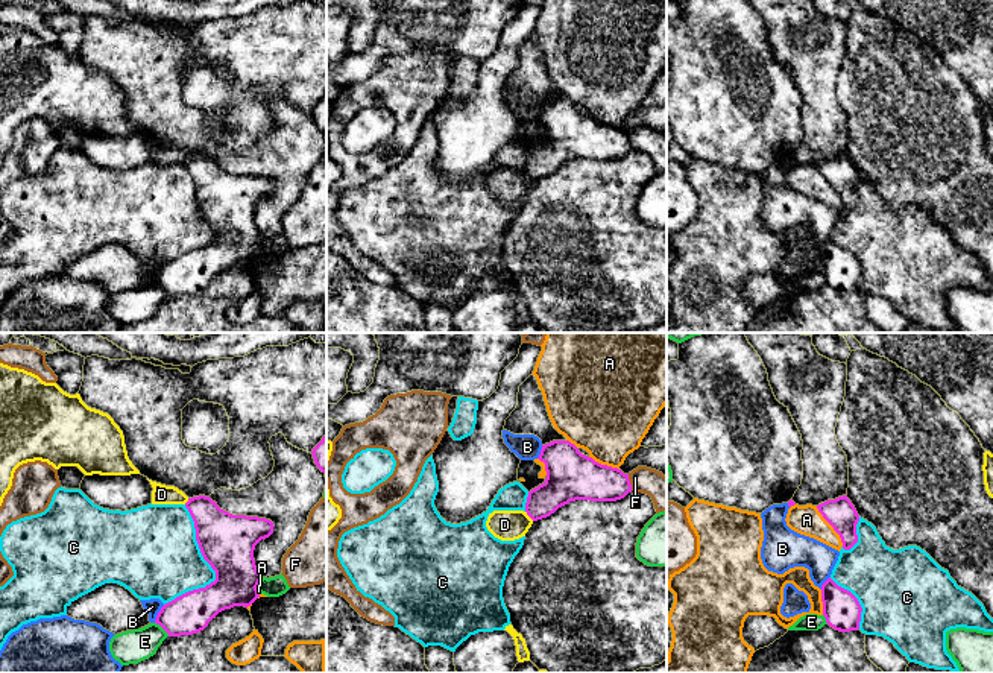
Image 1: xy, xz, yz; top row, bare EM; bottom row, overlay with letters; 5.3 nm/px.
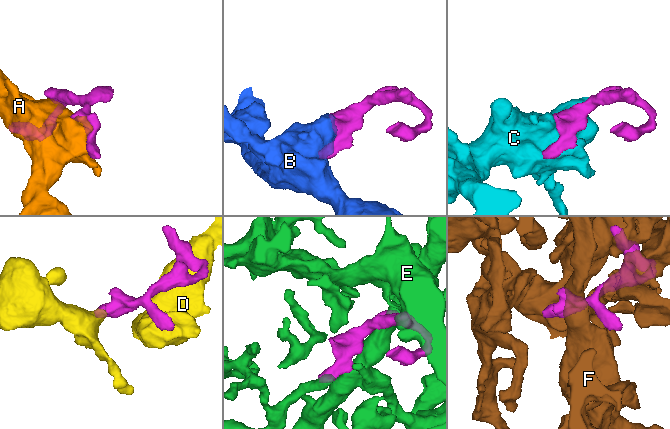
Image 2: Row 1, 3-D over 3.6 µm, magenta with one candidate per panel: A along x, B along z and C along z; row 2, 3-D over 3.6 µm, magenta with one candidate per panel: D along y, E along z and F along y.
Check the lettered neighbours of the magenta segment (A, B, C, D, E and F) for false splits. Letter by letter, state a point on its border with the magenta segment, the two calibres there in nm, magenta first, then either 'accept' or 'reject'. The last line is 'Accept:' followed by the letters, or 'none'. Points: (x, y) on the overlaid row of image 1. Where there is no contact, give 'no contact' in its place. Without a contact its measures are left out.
A: contact yz (831, 524); calibres 160 and 160 nm; reject
B: contact xy (158, 614); calibres 220 and 90 nm; reject
C: contact xy (211, 567); calibres 300 and 380 nm; reject
D: contact xz (529, 515); calibres 200 and 160 nm; reject
E: contact xy (163, 628); calibres 220 and 180 nm; reject
F: contact xz (629, 482); calibres 220 and 160 nm; reject
Accept: none

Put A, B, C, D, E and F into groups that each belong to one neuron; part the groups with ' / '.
A / B / C / D / E / F

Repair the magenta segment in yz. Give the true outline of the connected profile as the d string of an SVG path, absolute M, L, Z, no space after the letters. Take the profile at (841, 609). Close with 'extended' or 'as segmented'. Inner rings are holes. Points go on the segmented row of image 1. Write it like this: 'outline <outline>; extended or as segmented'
outline M831 577L821 585L823 615L840 632L859 629L862 608L858 599L838 586Z; as segmented

